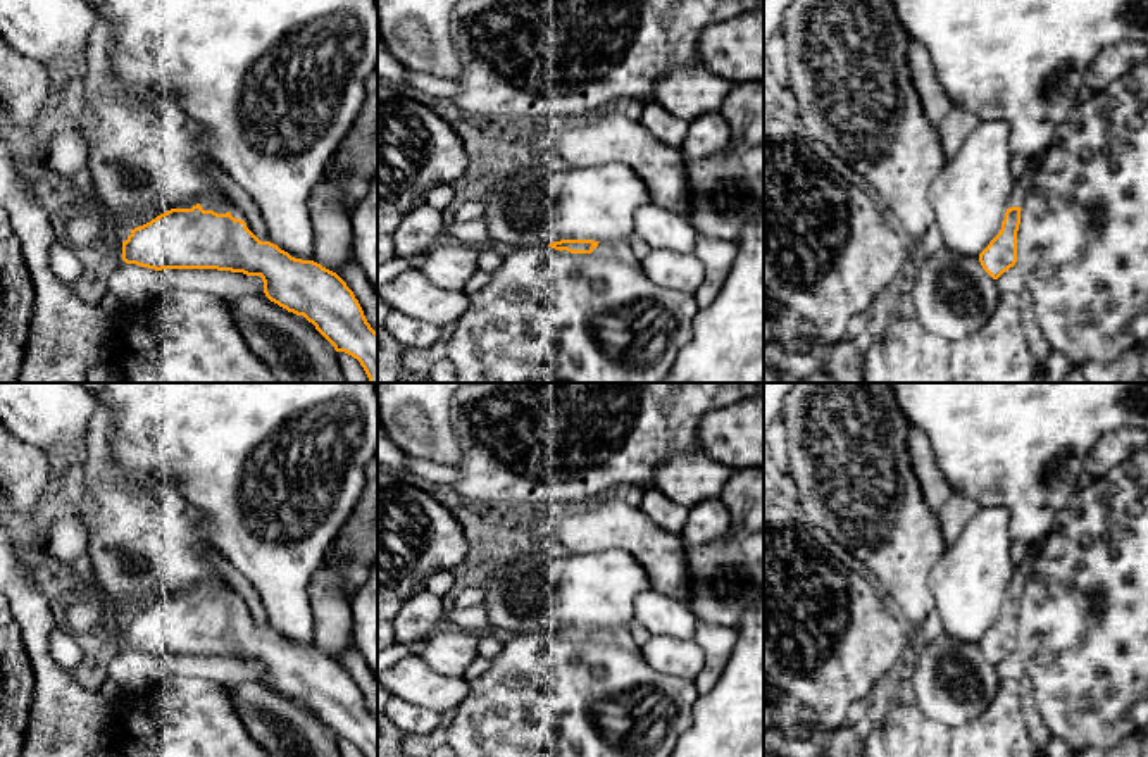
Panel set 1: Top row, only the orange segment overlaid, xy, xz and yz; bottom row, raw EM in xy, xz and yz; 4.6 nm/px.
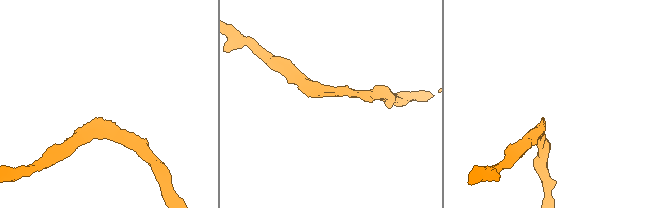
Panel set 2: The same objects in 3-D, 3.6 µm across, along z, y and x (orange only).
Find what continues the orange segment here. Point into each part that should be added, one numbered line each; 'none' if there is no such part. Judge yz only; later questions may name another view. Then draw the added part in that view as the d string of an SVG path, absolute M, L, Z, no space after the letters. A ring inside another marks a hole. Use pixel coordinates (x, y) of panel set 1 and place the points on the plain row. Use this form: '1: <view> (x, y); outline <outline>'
1: yz (1023, 569); outline M1036 541L1036 543L1029 545L1026 559L1015 567L1015 574L1014 574L1008 595L1010 593L1020 593L1022 595L1027 576L1033 569L1033 562L1039 554L1041 545L1043 545L1043 541Z

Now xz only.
1: xz (605, 635); outline M600 628L596 633L596 640L605 645L622 645L636 652L640 650L638 645L629 643L626 640L626 633L621 631L619 628Z

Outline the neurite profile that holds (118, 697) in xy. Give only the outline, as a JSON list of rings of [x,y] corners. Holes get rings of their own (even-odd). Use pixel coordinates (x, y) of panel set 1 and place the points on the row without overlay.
[[[105,678],[100,695],[103,697],[105,704],[109,705],[112,716],[117,716],[124,709],[128,709],[138,697],[138,690],[117,685],[110,678]]]

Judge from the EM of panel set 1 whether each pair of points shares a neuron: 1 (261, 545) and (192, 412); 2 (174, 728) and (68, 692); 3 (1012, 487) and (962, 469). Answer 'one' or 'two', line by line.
1: one
2: two
3: one

